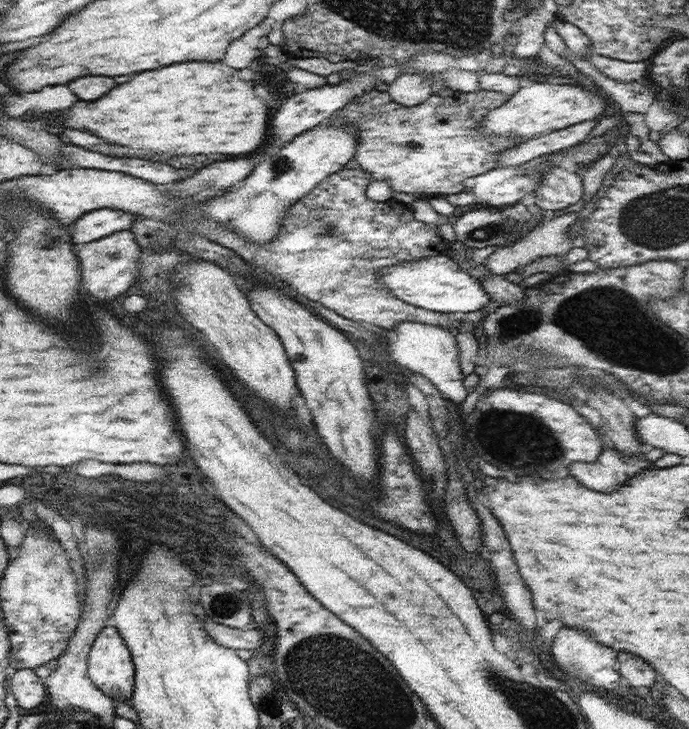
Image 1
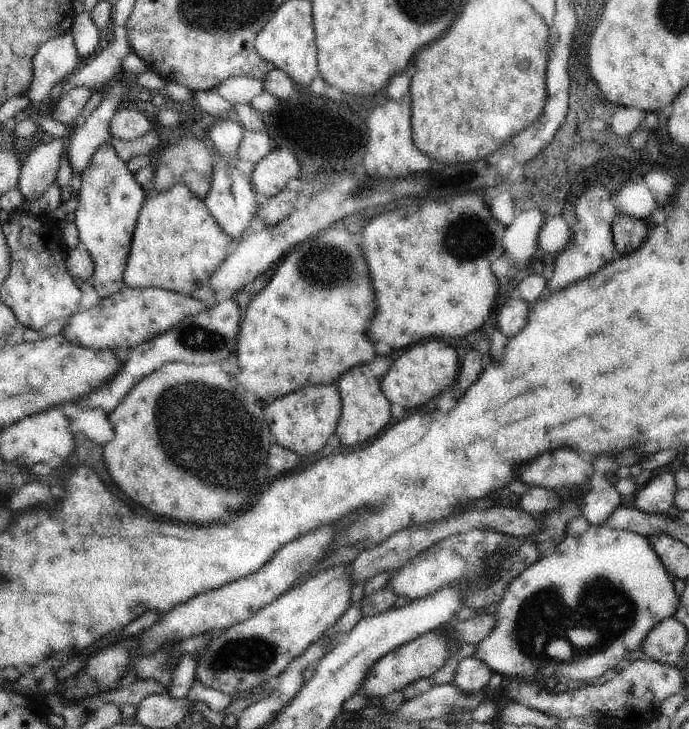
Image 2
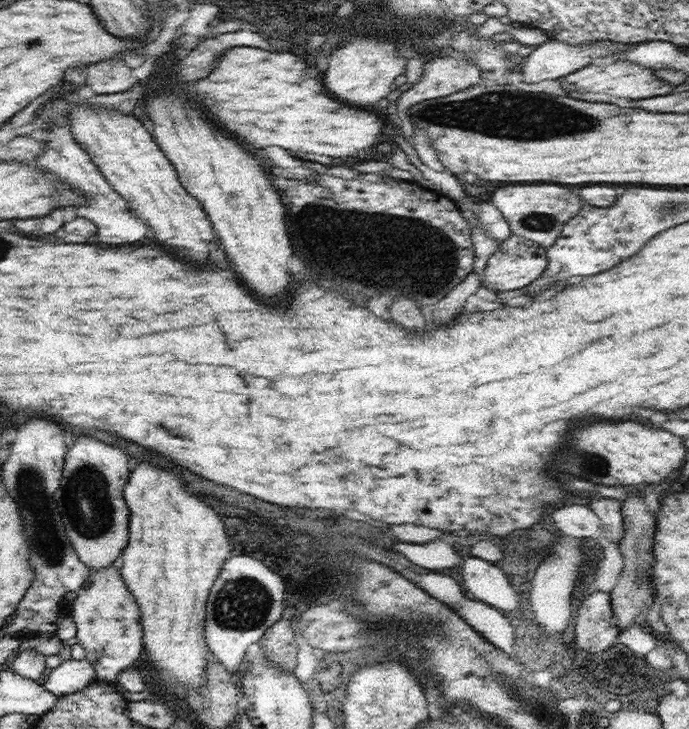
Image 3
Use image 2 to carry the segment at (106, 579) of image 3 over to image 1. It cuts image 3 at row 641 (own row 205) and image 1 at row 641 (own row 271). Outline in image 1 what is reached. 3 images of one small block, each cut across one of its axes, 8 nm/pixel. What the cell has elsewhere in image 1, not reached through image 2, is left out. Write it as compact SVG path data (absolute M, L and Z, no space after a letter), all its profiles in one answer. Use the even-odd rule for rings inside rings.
M105 626L98 633L87 658L87 675L105 696L112 700L130 701L134 693L135 664L130 649L116 627Z

